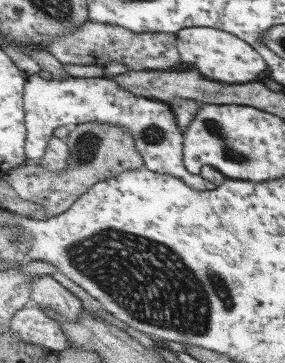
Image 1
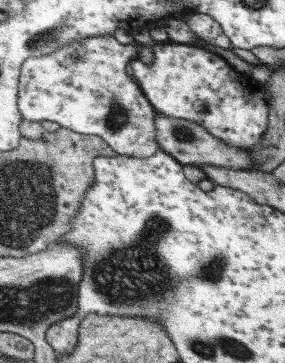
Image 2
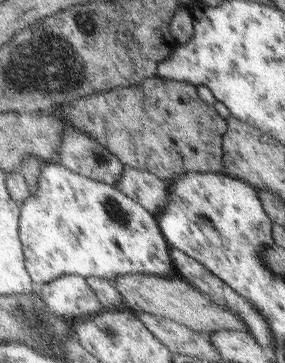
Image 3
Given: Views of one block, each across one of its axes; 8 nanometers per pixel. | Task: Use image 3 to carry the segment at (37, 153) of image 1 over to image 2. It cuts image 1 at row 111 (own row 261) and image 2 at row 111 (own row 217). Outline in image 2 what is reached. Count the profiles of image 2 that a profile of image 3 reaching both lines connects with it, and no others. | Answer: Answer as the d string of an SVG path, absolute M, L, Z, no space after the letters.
M109 34L79 36L73 42L59 44L53 52L27 58L21 64L17 82L17 108L21 118L31 122L49 120L59 128L73 130L83 136L101 138L123 156L147 158L159 150L155 108L139 84L125 74L125 66L131 58L137 58L139 44L127 46L113 40Z

